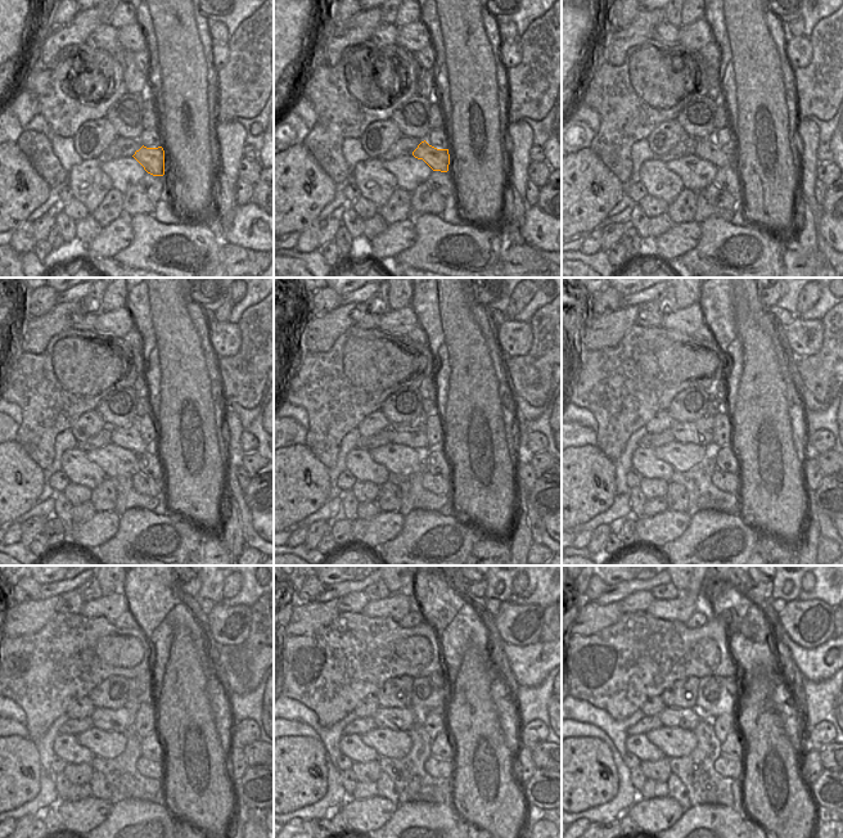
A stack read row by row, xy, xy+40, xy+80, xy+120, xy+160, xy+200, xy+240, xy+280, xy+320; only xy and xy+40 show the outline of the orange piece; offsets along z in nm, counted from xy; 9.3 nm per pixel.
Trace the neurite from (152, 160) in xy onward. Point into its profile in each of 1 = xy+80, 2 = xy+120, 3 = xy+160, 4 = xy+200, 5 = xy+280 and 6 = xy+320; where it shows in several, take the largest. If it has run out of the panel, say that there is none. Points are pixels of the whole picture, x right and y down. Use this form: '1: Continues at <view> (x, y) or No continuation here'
1: Continues at xy+80 (707, 149)
2: Continues at xy+120 (129, 437)
3: Continues at xy+160 (414, 436)
4: Continues at xy+200 (699, 432)
5: Continues at xy+280 (396, 719)
6: Continues at xy+320 (688, 719)

